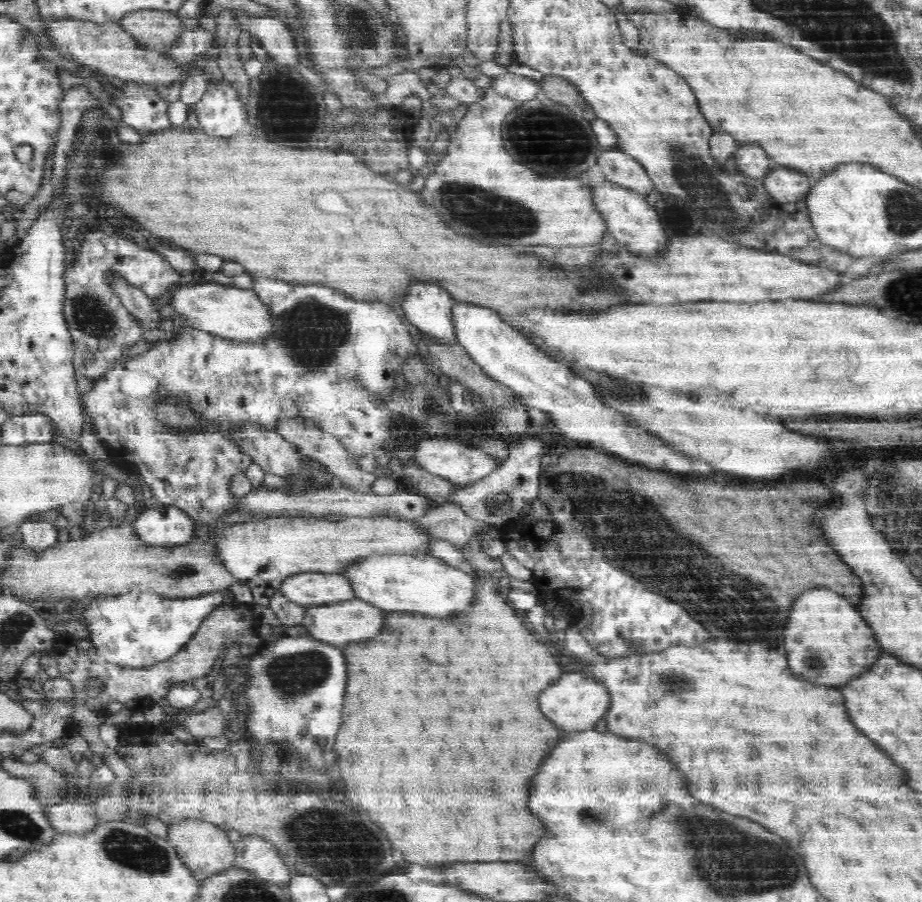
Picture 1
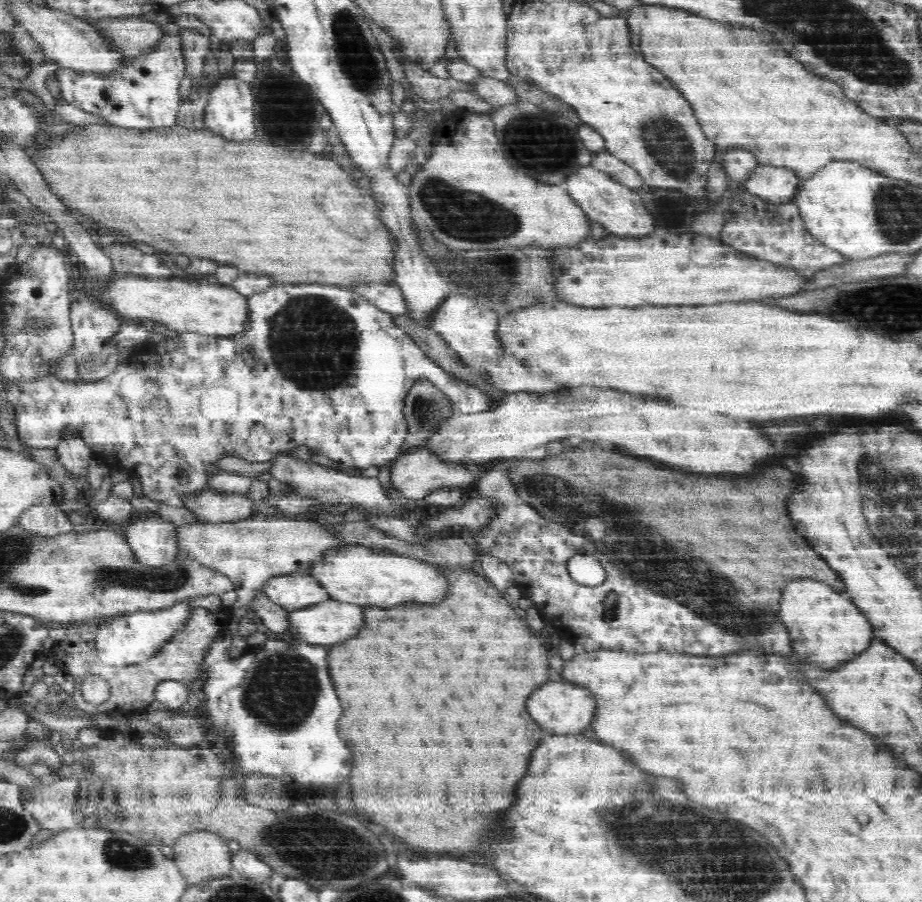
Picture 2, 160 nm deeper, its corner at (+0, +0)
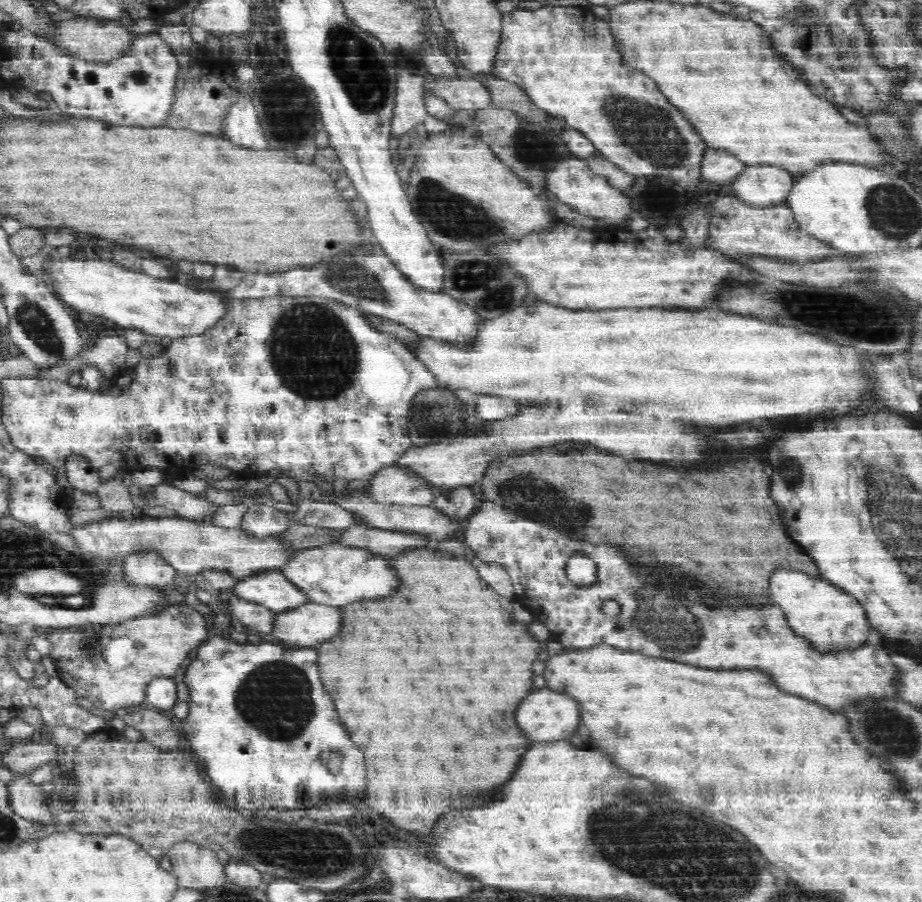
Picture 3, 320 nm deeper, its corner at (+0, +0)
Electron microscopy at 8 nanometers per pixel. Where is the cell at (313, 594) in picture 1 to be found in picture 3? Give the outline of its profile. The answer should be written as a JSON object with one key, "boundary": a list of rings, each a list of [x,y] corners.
{"boundary":[[[274,570],[246,578],[235,586],[232,594],[240,599],[263,604],[276,612],[297,609],[313,600],[282,570]]]}

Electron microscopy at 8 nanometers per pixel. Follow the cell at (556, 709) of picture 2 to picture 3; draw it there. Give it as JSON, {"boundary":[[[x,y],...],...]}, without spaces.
{"boundary":[[[546,688],[534,690],[518,708],[518,724],[536,742],[570,739],[572,734],[576,732],[578,725],[581,724],[580,720],[582,720],[582,706],[576,698],[572,698],[564,692],[560,694],[560,692],[546,690]]]}

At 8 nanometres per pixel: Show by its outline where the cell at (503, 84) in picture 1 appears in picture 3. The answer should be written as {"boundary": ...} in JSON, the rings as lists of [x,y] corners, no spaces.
{"boundary":[[[430,76],[427,88],[431,88],[438,96],[441,96],[455,110],[464,115],[469,115],[476,109],[492,106],[492,91],[474,78],[458,78],[446,80]]]}

